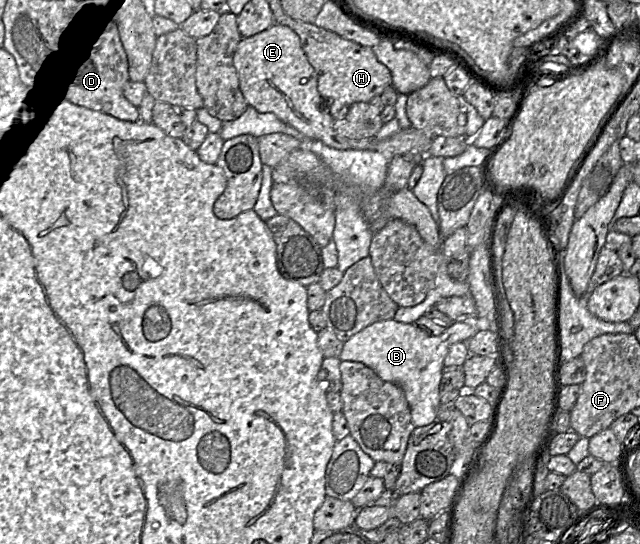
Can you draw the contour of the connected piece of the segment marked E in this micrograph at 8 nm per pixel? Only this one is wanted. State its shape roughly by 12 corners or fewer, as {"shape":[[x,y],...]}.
{"shape":[[292,29],[242,38],[233,62],[248,105],[340,150],[428,154],[413,127],[386,139],[334,128]]}

